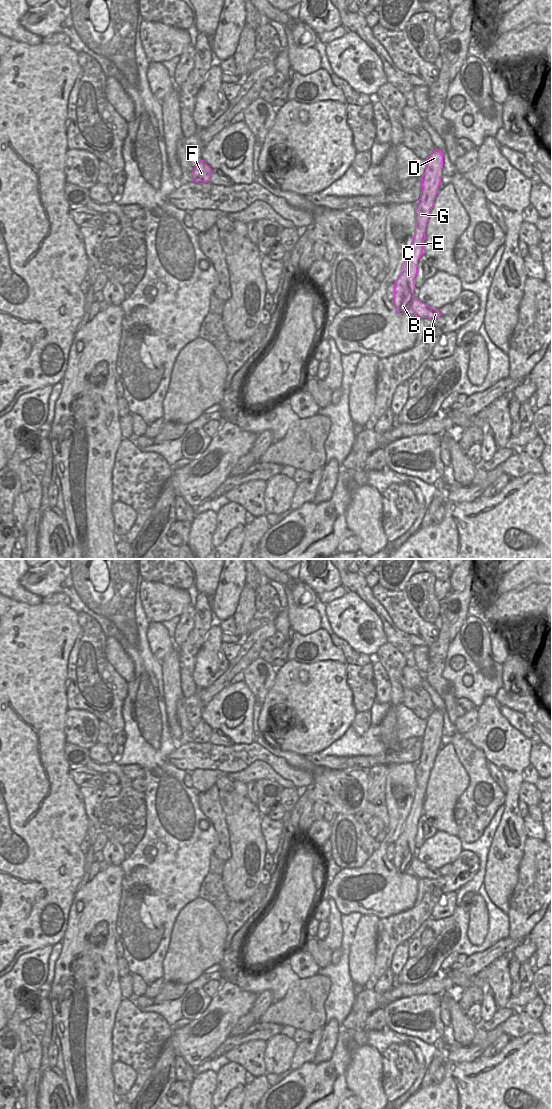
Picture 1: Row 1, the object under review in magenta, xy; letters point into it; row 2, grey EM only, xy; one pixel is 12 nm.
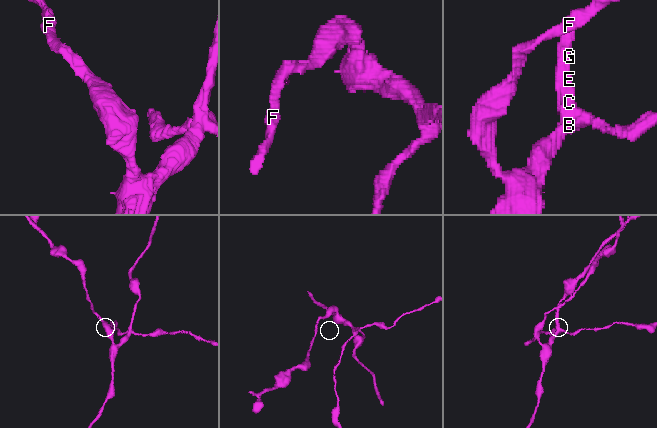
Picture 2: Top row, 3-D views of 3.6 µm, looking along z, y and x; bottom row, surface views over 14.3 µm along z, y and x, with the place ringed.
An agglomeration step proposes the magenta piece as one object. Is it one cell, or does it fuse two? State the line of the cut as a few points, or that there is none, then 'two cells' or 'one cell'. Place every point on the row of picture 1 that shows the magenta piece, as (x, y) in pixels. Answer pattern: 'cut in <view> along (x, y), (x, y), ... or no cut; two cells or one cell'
cut in xy along (415, 297), (411, 302), (411, 309), (414, 315); two cells

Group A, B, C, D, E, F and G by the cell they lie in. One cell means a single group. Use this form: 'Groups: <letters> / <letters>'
Groups: A / B C D E F G.

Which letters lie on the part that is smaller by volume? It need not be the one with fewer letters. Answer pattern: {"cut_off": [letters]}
{"cut_off": ["A"]}

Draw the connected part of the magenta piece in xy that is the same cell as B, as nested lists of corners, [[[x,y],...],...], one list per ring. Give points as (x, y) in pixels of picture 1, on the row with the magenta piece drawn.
[[[435,149],[426,161],[427,165],[422,177],[421,196],[415,204],[415,235],[411,243],[410,253],[394,283],[394,299],[392,302],[397,313],[410,316],[415,316],[411,308],[411,302],[415,298],[414,280],[417,275],[418,260],[423,255],[426,225],[441,184],[442,151]]]

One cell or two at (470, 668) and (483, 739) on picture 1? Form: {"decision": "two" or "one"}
{"decision": "two"}

